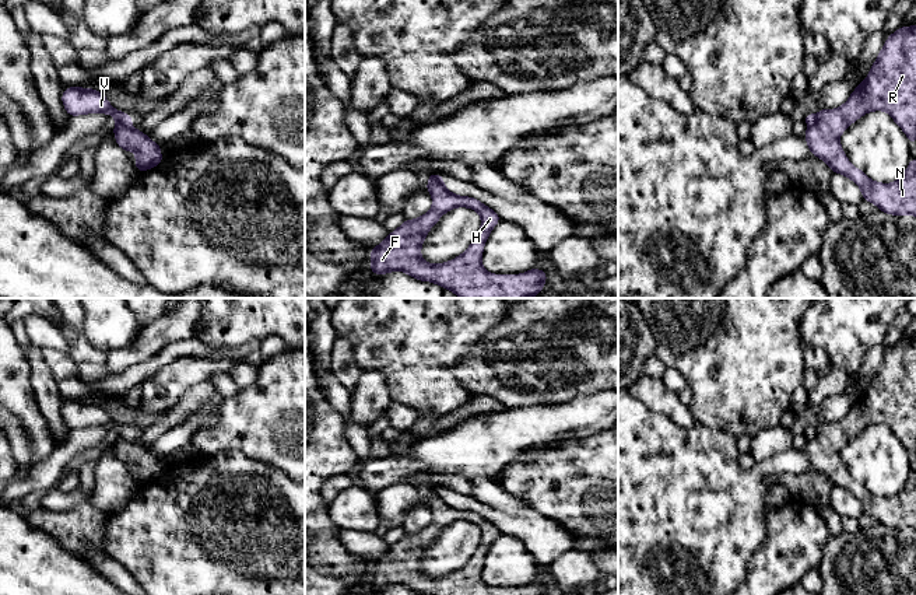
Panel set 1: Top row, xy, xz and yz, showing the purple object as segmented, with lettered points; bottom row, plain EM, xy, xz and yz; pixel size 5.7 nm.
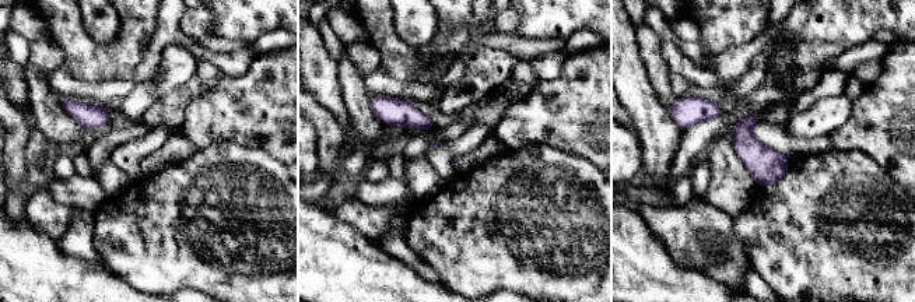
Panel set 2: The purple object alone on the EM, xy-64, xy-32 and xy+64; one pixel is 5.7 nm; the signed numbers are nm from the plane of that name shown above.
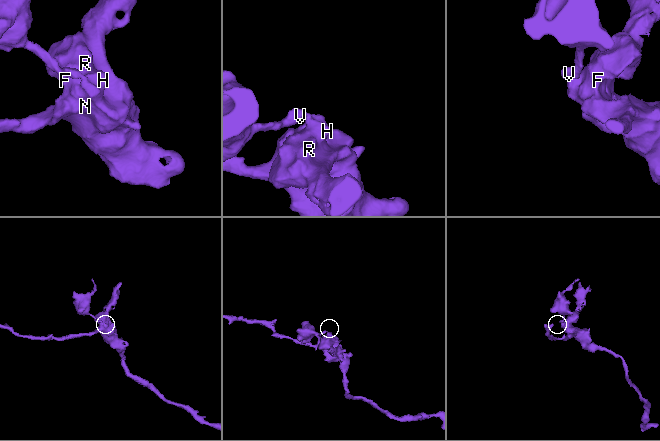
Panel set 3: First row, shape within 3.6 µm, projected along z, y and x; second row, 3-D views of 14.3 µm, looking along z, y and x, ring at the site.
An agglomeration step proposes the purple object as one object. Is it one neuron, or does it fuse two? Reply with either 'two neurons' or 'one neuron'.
two neurons

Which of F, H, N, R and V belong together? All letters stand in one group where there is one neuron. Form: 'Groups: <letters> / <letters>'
Groups: F H N R / V

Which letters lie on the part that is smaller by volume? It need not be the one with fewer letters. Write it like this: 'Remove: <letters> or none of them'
Remove: V

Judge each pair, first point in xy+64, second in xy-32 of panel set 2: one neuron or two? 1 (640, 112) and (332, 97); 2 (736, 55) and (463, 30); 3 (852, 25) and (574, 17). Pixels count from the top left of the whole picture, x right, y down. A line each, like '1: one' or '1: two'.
1: one
2: one
3: one

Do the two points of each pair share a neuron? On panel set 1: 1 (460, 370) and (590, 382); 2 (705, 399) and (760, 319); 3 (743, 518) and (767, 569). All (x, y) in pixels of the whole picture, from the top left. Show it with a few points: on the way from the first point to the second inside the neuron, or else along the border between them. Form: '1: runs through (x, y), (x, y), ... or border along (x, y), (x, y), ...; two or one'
1: runs through (492, 373), (502, 378), (558, 378); one
2: runs through (725, 380), (740, 364), (740, 339); one
3: border along (765, 515), (767, 536), (750, 557), (744, 578); two

